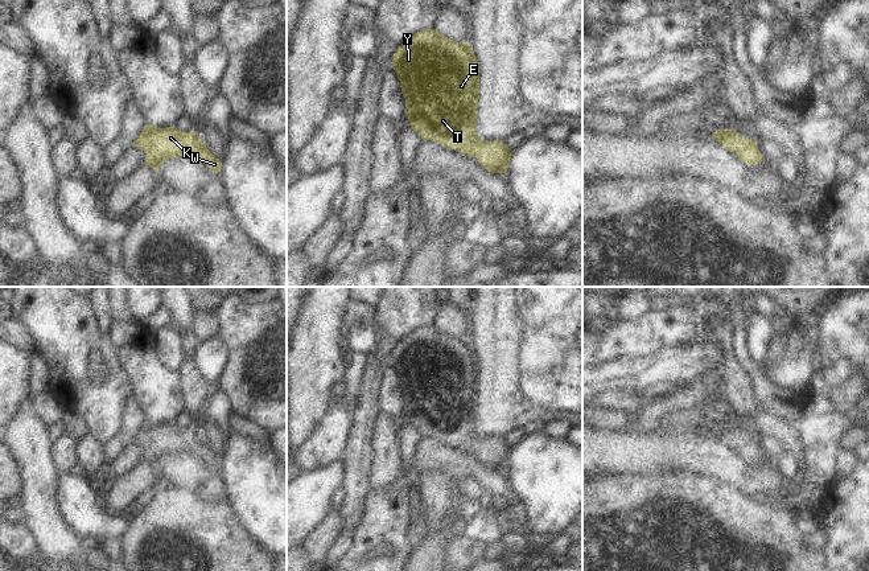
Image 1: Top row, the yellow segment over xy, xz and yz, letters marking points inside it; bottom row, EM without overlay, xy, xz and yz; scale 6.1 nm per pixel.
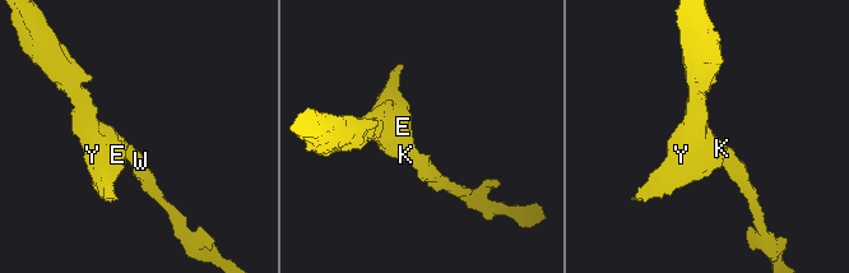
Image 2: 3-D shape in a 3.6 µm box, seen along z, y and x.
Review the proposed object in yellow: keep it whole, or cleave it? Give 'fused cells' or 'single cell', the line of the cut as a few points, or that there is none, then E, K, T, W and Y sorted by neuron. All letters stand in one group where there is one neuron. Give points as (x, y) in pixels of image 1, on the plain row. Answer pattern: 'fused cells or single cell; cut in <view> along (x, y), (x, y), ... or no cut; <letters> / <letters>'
single cell; no cut; E K T W Y

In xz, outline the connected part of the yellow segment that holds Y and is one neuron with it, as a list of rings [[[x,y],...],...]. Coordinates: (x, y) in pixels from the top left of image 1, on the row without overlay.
[[[425,325],[408,333],[394,349],[411,424],[424,438],[431,436],[458,449],[475,453],[491,469],[506,469],[512,448],[503,436],[485,439],[477,430],[479,398],[479,358],[469,338],[456,338],[437,325]]]

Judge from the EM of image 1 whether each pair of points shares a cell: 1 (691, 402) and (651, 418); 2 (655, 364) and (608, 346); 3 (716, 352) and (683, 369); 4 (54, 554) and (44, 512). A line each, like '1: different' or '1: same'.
1: same
2: different
3: same
4: same

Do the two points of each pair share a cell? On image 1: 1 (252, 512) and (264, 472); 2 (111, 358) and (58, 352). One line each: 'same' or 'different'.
1: same
2: same

